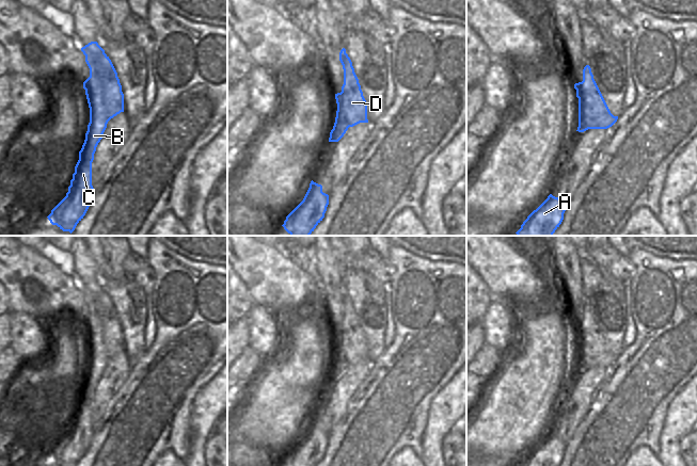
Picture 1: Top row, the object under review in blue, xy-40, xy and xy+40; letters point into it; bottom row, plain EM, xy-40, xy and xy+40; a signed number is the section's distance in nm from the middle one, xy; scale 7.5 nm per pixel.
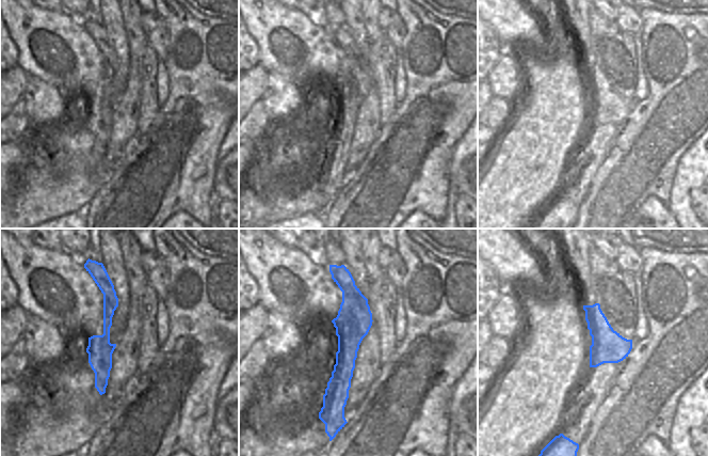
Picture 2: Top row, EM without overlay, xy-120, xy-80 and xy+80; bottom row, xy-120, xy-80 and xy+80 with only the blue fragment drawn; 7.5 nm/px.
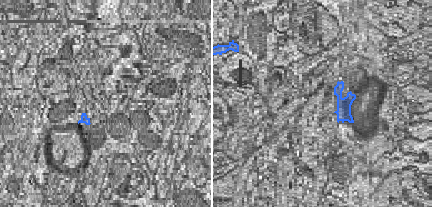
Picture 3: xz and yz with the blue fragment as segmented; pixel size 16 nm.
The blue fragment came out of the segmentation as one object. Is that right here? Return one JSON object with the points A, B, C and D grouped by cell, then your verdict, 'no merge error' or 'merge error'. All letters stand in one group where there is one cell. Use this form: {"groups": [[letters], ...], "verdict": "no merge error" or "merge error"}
{"groups": [["A", "B", "C"], ["D"]], "verdict": "merge error"}

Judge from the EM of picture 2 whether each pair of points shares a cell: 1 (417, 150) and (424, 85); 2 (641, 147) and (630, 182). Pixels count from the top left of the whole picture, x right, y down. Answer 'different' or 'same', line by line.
1: same
2: same

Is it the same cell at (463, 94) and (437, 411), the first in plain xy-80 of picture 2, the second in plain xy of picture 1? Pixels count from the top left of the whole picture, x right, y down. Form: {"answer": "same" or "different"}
{"answer": "different"}

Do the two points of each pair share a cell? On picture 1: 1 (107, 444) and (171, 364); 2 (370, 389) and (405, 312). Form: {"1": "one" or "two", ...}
{"1": "one", "2": "one"}

